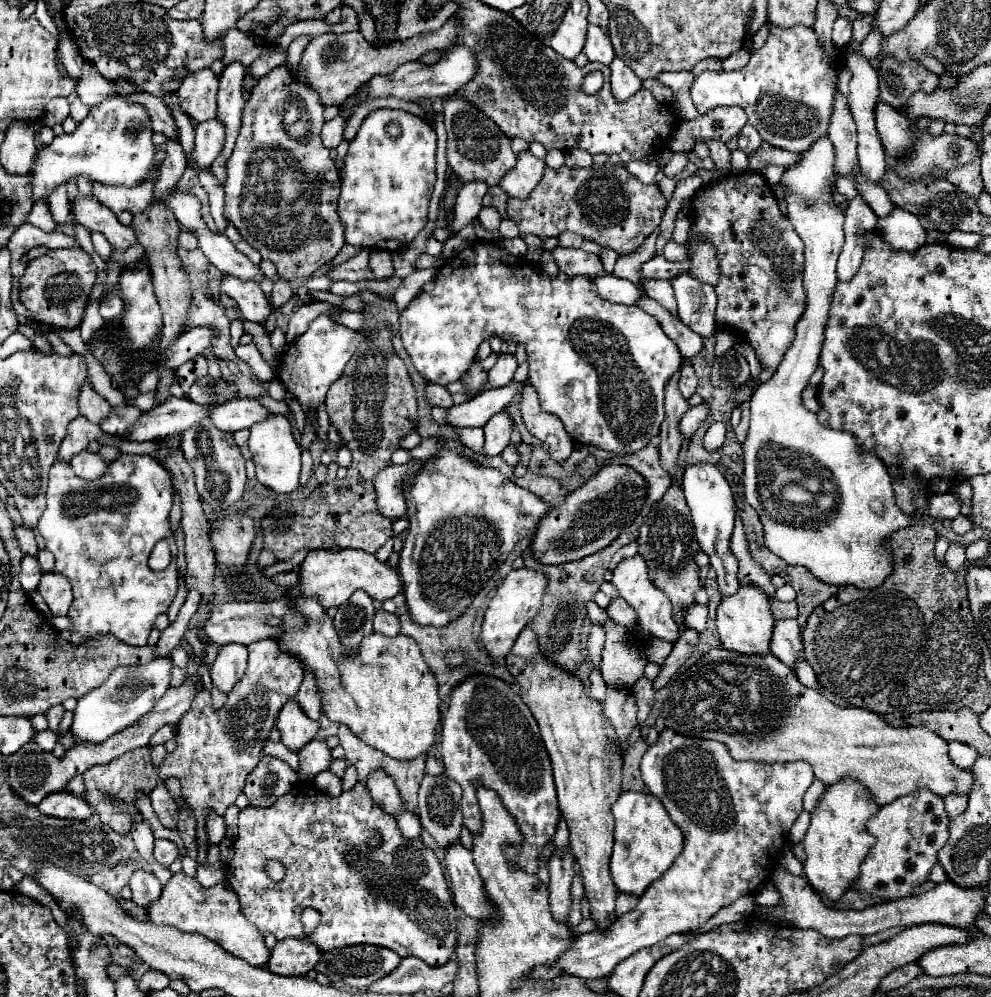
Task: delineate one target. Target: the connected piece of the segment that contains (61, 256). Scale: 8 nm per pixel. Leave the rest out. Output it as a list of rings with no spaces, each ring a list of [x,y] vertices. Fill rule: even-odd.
[[[77,246],[49,250],[49,254],[31,260],[25,274],[21,276],[21,302],[39,322],[59,328],[75,328],[83,320],[83,312],[95,286],[95,280],[97,270],[93,266],[91,256],[83,248]]]

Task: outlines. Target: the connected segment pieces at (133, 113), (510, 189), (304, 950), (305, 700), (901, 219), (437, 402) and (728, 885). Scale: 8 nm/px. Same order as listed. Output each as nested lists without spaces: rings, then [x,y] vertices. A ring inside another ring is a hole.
[[[119,94],[107,96],[103,102],[89,108],[89,114],[77,124],[75,132],[55,136],[51,144],[37,152],[29,182],[33,200],[51,196],[57,186],[79,176],[105,186],[127,188],[133,188],[145,180],[157,182],[159,166],[155,162],[157,146],[153,142],[153,134],[149,112],[141,104],[131,104]]]
[[[523,150],[517,154],[517,164],[513,170],[509,170],[501,180],[499,180],[499,188],[503,188],[503,192],[507,192],[509,196],[519,196],[519,198],[527,198],[529,192],[537,186],[537,182],[541,180],[545,162],[535,158],[531,154],[531,150]]]
[[[287,938],[279,940],[271,952],[267,968],[273,974],[301,974],[299,968],[305,968],[305,974],[319,962],[319,948],[311,944],[309,940],[297,940],[297,938]]]
[[[307,670],[305,678],[301,682],[301,688],[295,696],[301,704],[301,708],[307,712],[307,716],[311,716],[311,720],[319,720],[321,716],[321,692],[317,688],[317,678]]]
[[[896,207],[887,218],[879,218],[875,231],[881,232],[891,242],[893,248],[903,248],[903,250],[915,250],[927,240],[927,230],[921,226],[919,217],[899,207]]]
[[[427,384],[425,394],[427,394],[427,402],[431,406],[443,406],[443,408],[451,408],[453,406],[451,394],[443,386],[439,386],[439,384]]]
[[[665,728],[641,760],[641,778],[681,828],[681,854],[667,874],[639,896],[635,910],[619,916],[605,930],[579,934],[555,966],[535,968],[535,978],[547,980],[559,972],[587,980],[607,976],[639,948],[659,944],[675,932],[695,930],[737,898],[753,894],[769,878],[773,854],[785,846],[789,828],[803,810],[803,794],[815,776],[807,762],[739,762],[721,742],[689,738]]]

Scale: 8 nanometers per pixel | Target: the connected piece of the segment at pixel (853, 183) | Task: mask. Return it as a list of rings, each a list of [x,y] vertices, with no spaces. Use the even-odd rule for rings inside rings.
[[[843,176],[837,180],[837,190],[839,194],[843,194],[845,198],[855,198],[857,196],[857,180],[853,176]]]

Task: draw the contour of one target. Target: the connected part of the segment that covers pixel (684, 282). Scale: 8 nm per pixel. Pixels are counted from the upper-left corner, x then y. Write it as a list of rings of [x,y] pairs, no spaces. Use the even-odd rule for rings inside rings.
[[[691,272],[677,274],[675,278],[671,278],[671,284],[675,290],[681,322],[693,328],[693,332],[697,332],[703,338],[711,336],[717,330],[715,326],[715,308],[717,308],[715,286],[697,280]]]

